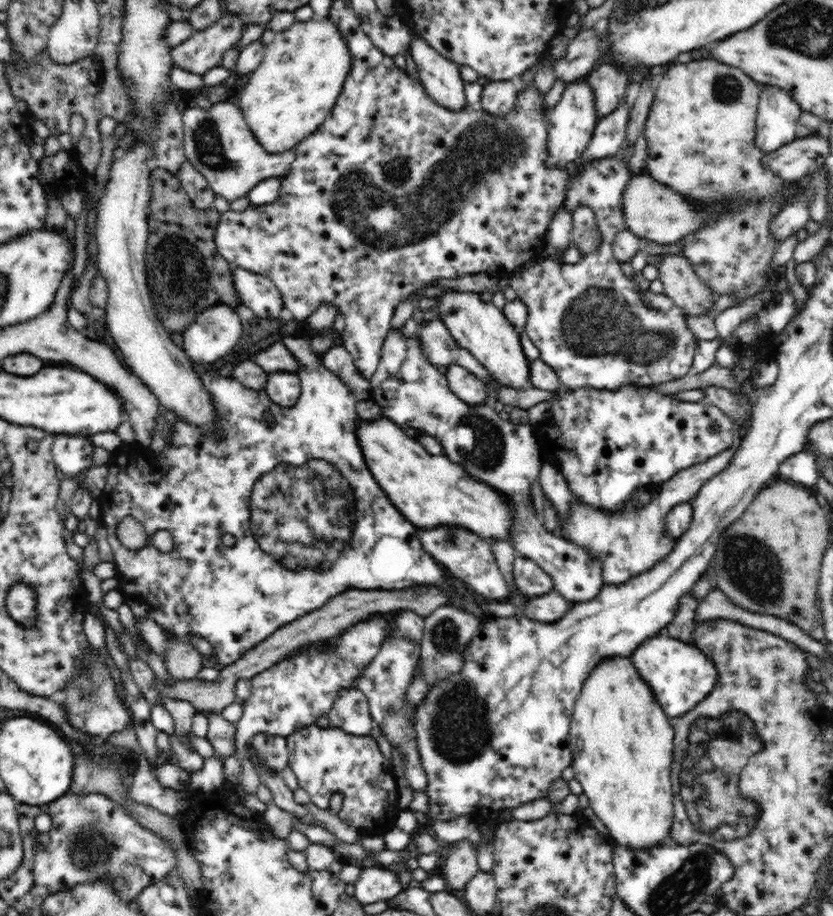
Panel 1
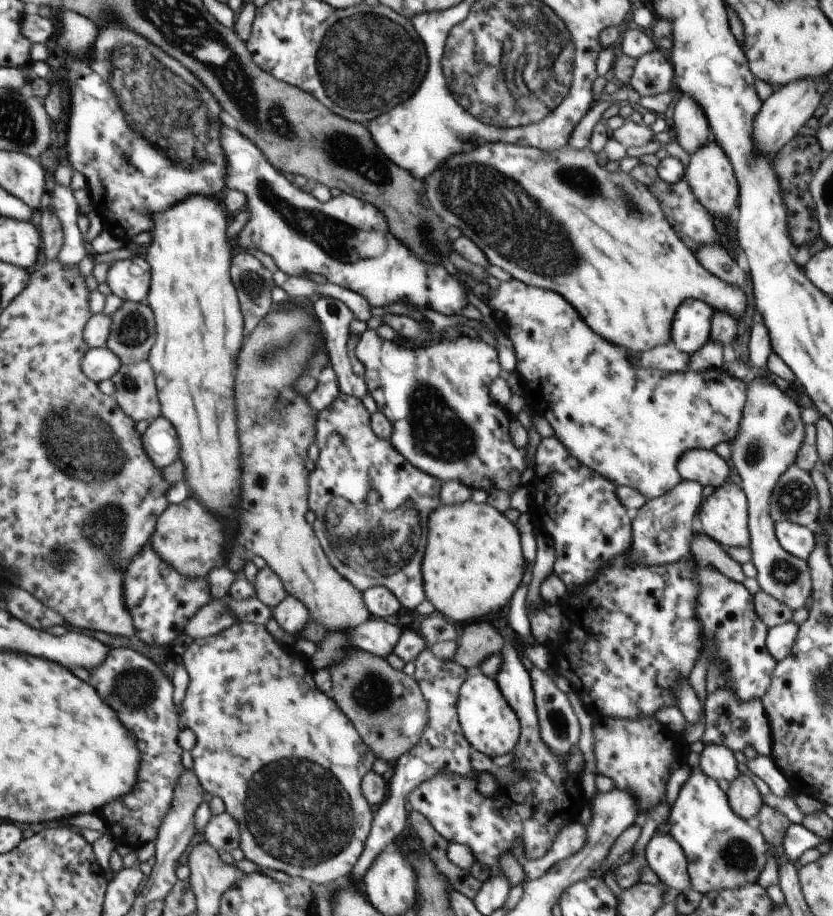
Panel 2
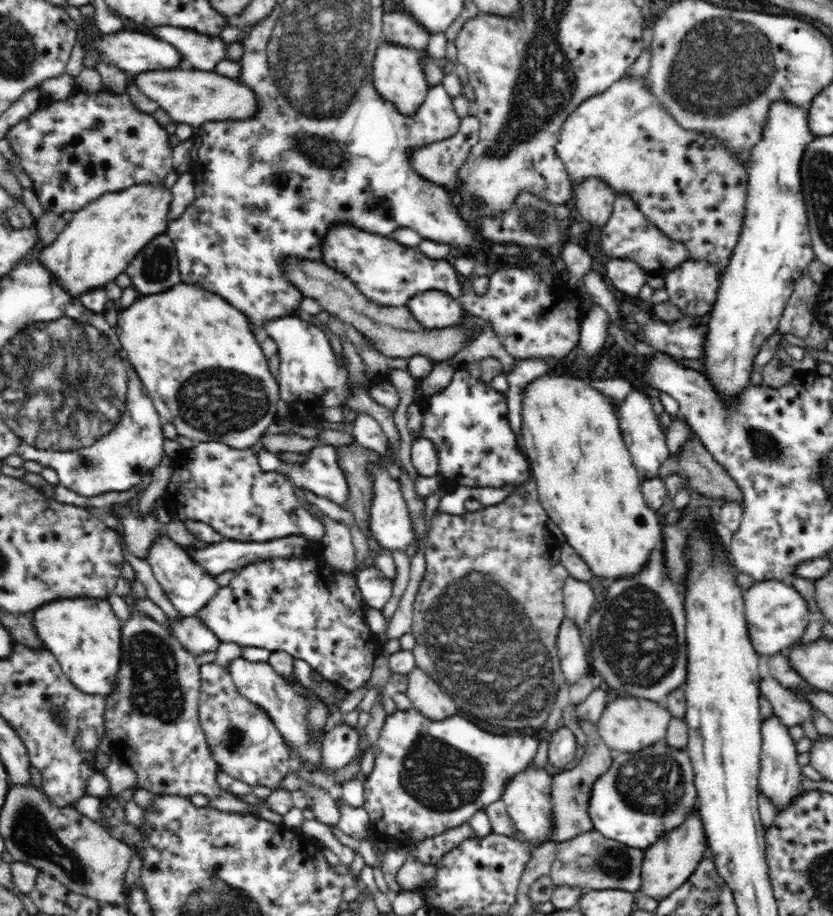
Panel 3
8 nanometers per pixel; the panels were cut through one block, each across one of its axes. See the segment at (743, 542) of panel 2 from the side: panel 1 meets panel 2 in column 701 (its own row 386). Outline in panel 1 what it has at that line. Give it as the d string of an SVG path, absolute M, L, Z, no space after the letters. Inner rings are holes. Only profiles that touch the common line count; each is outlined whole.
M448 291L439 296L439 305L435 309L425 310L423 316L424 321L442 321L454 340L470 351L486 369L488 373L500 383L500 386L507 386L512 388L522 388L525 383L529 381L529 360L524 354L521 347L519 330L520 328L512 326L507 318L504 316L503 310L497 308L492 302L482 301L481 293L468 291Z

